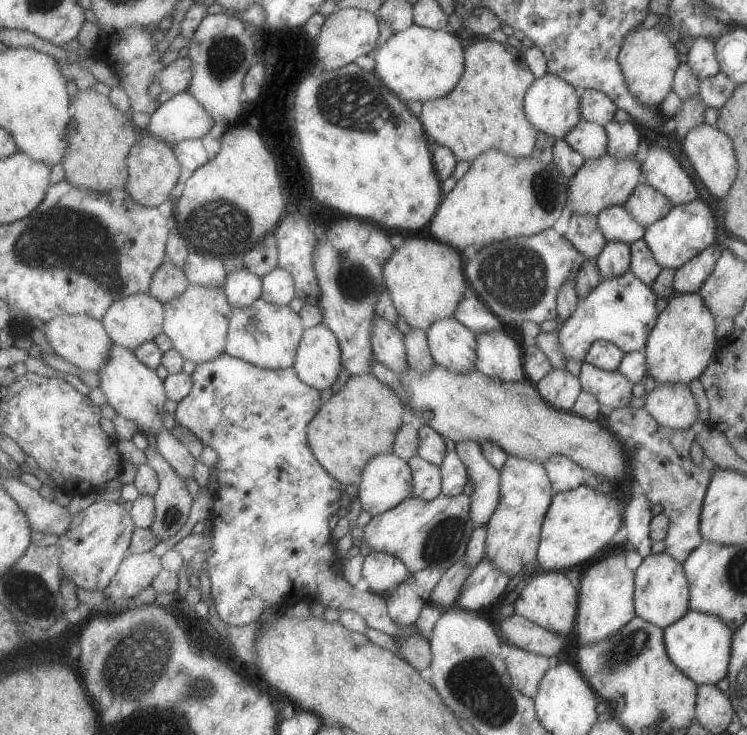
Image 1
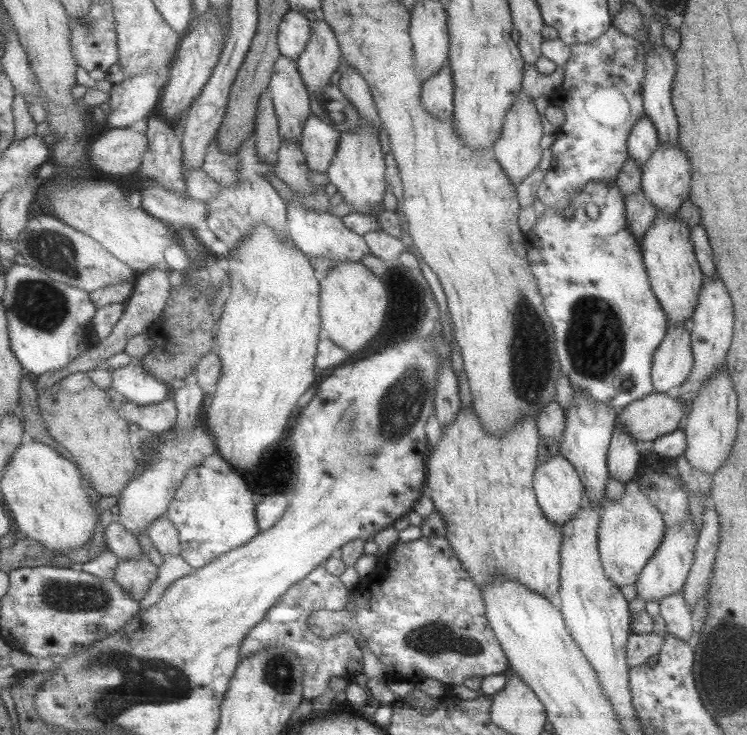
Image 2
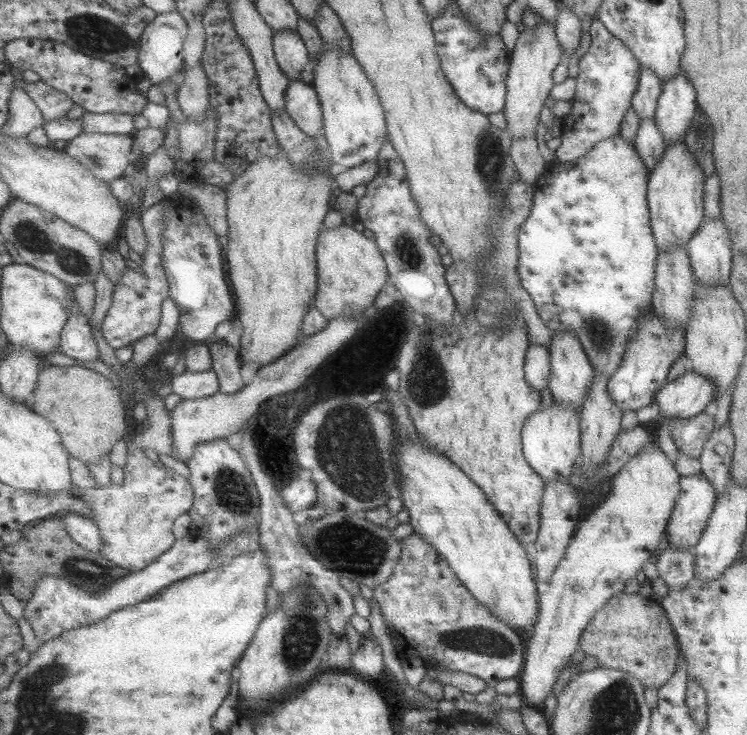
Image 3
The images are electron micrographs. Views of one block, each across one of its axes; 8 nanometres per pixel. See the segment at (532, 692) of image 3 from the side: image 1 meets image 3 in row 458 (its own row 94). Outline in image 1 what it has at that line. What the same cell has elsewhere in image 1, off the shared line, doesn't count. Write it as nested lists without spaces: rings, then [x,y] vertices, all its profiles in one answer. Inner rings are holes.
[[[653,27],[629,32],[617,53],[617,62],[629,94],[646,107],[659,108],[663,98],[672,91],[673,72],[680,64],[677,61],[677,51],[668,39],[667,32],[669,31],[659,31]]]

